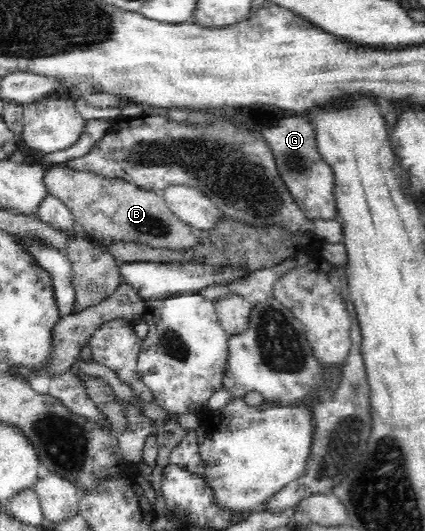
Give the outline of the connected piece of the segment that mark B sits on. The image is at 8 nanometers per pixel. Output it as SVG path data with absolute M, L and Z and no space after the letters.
M61 164L48 167L45 184L48 193L68 206L76 226L85 236L106 242L139 242L150 247L168 249L190 248L197 243L200 231L174 215L161 191L138 187L118 177L76 171Z

